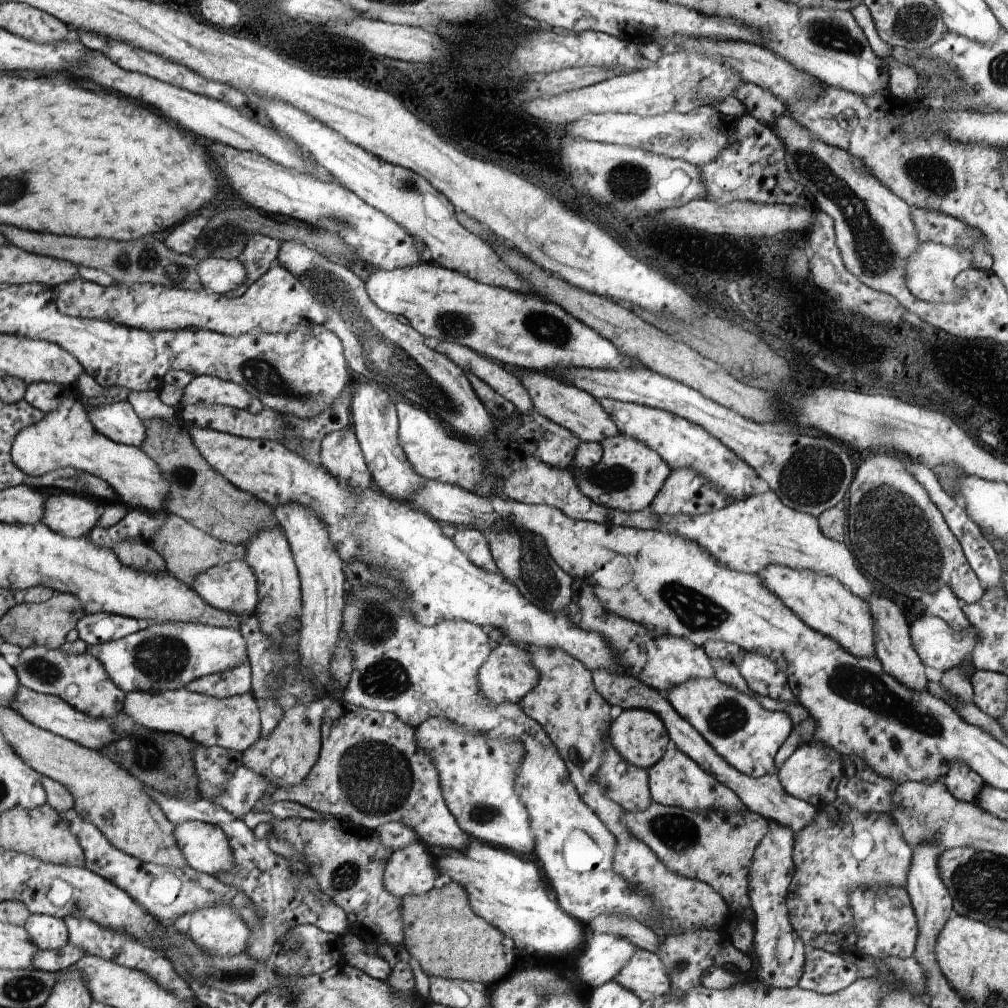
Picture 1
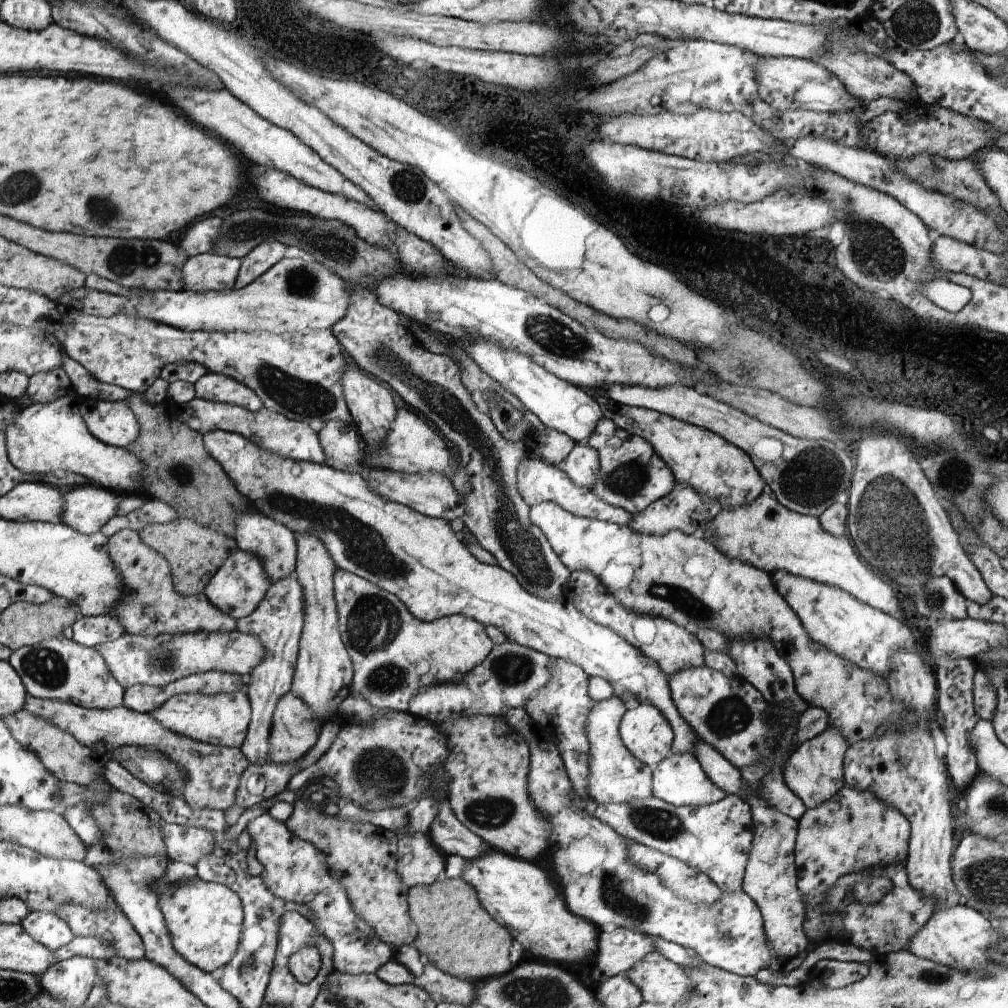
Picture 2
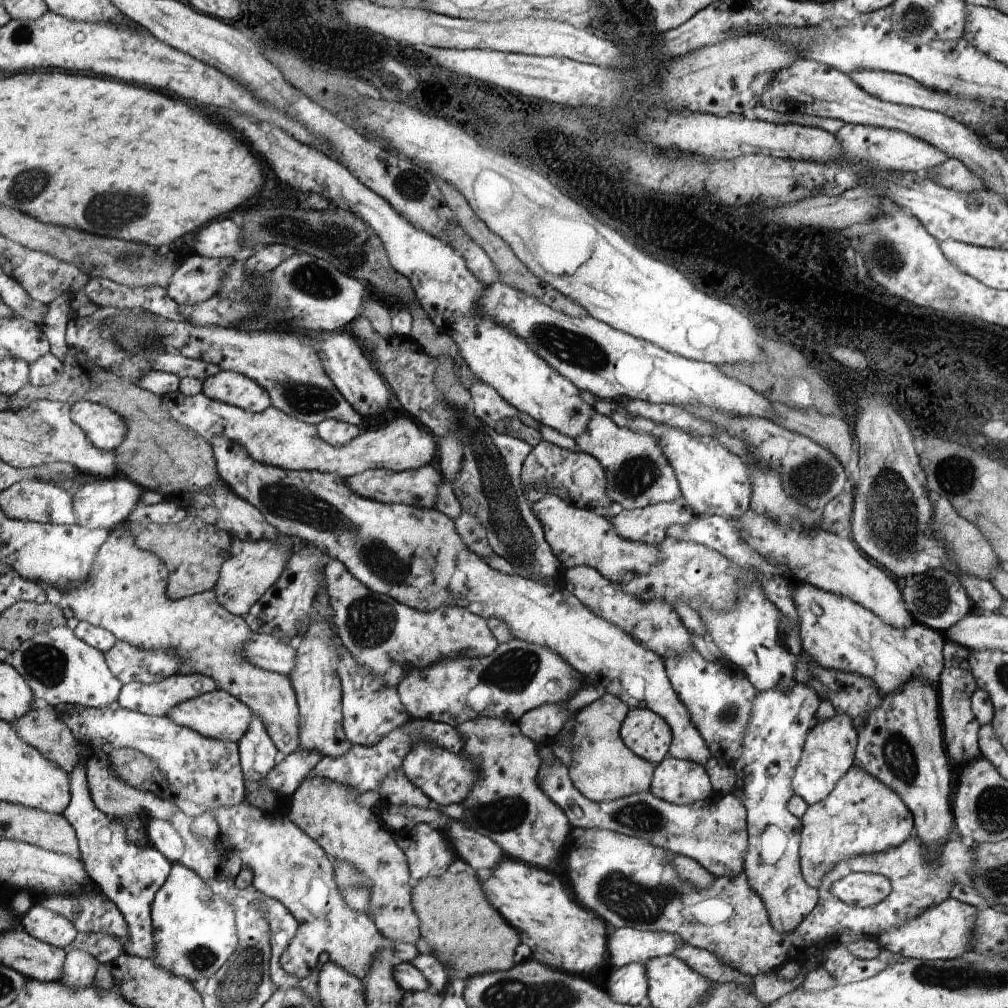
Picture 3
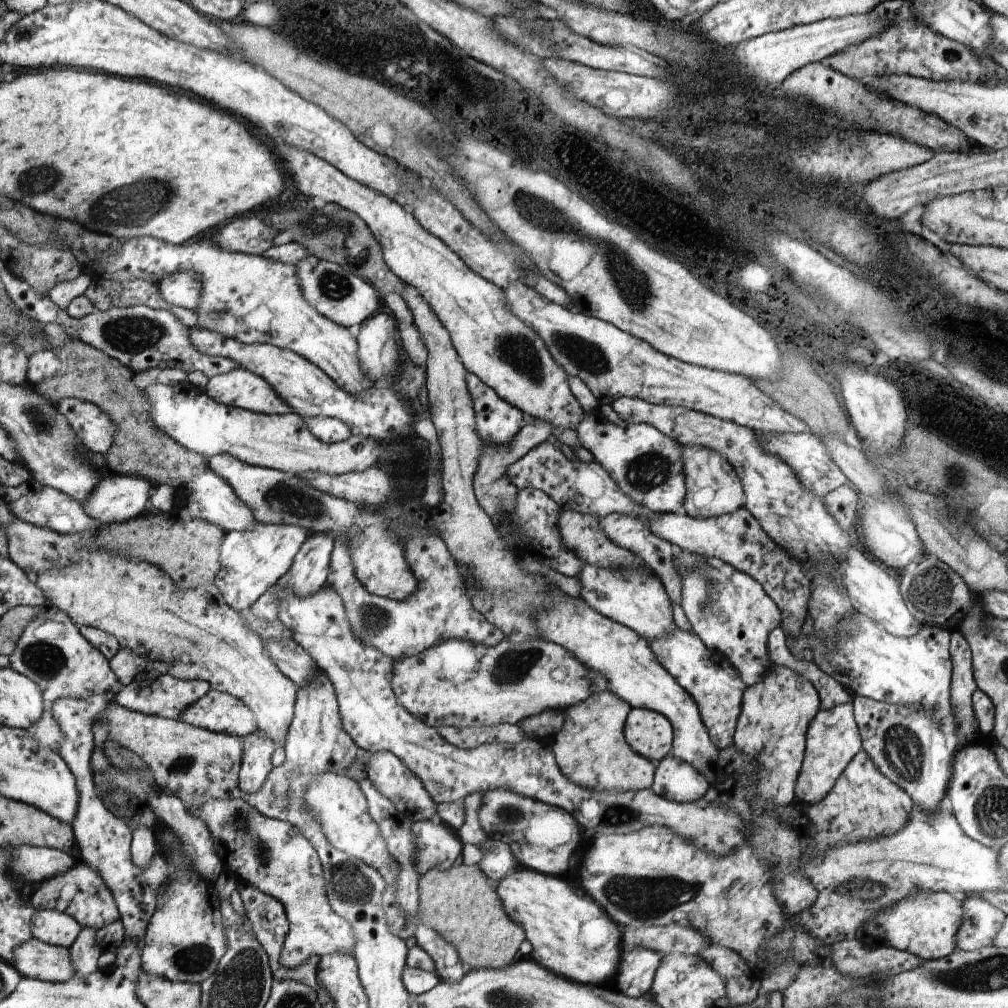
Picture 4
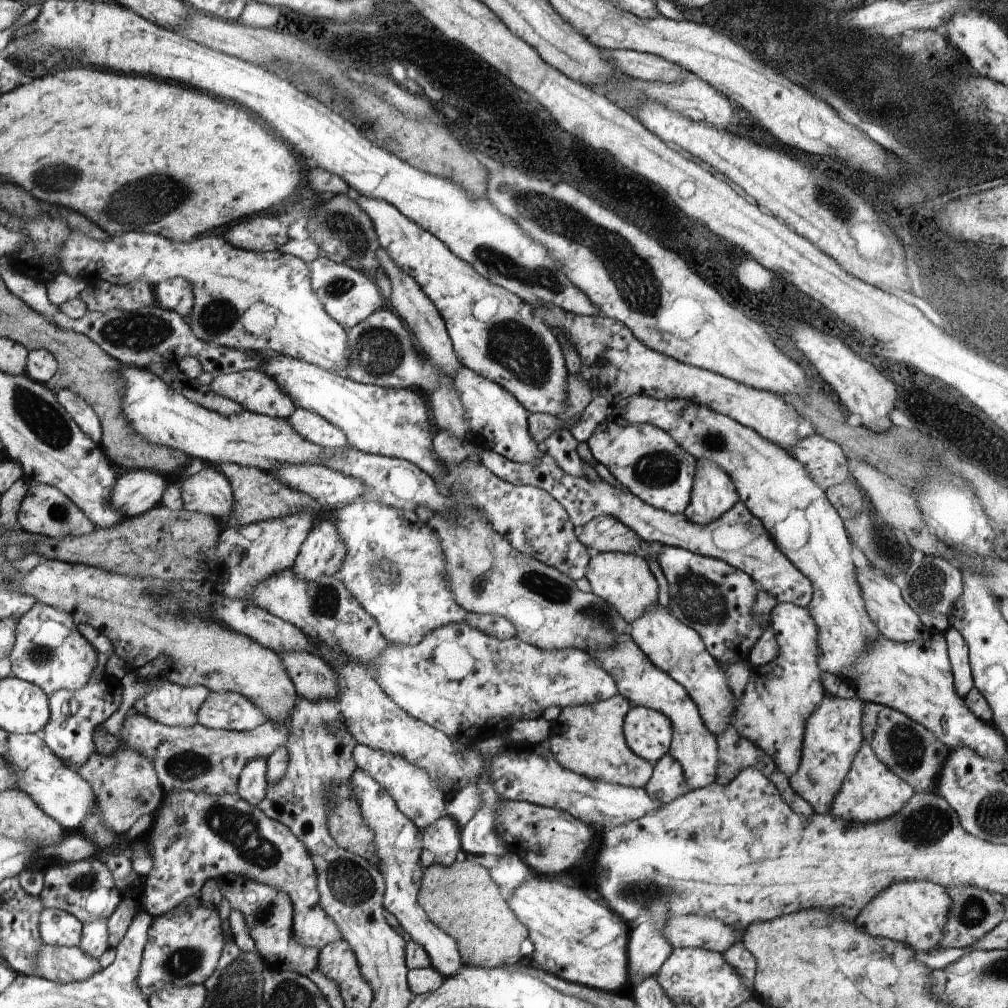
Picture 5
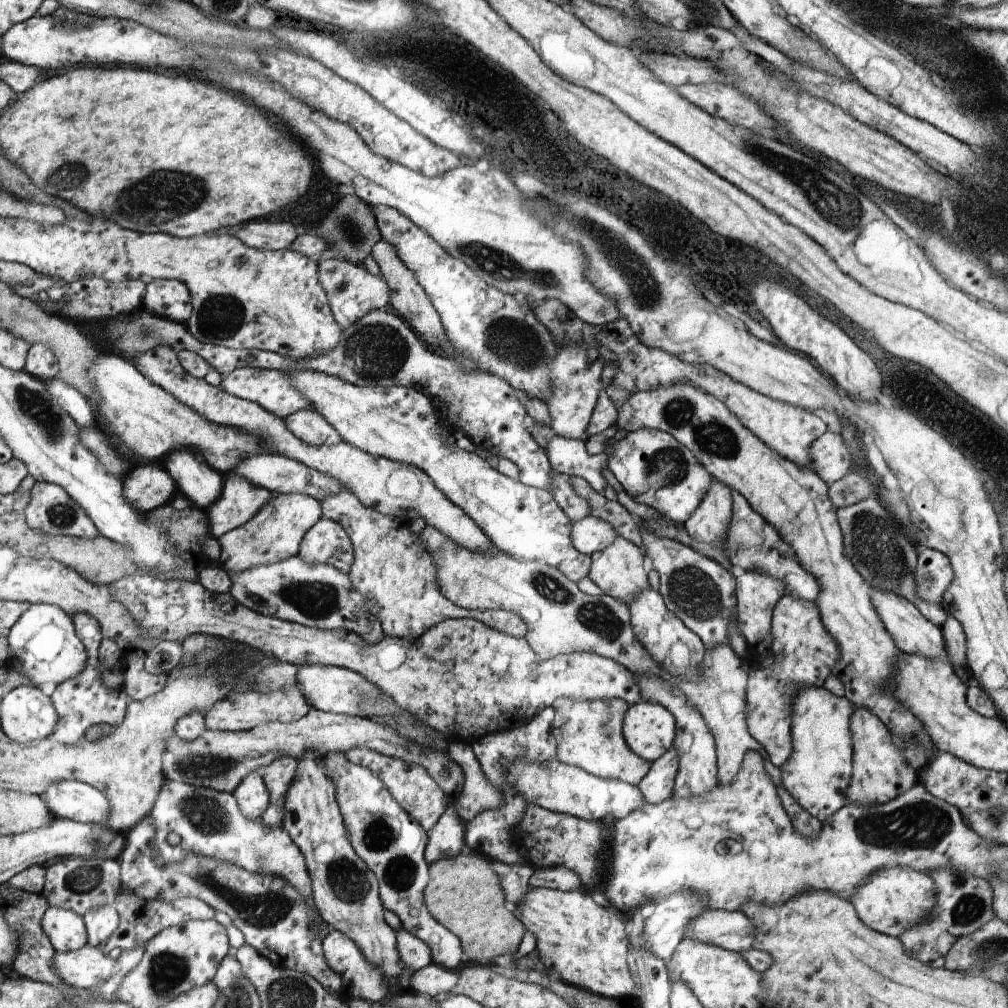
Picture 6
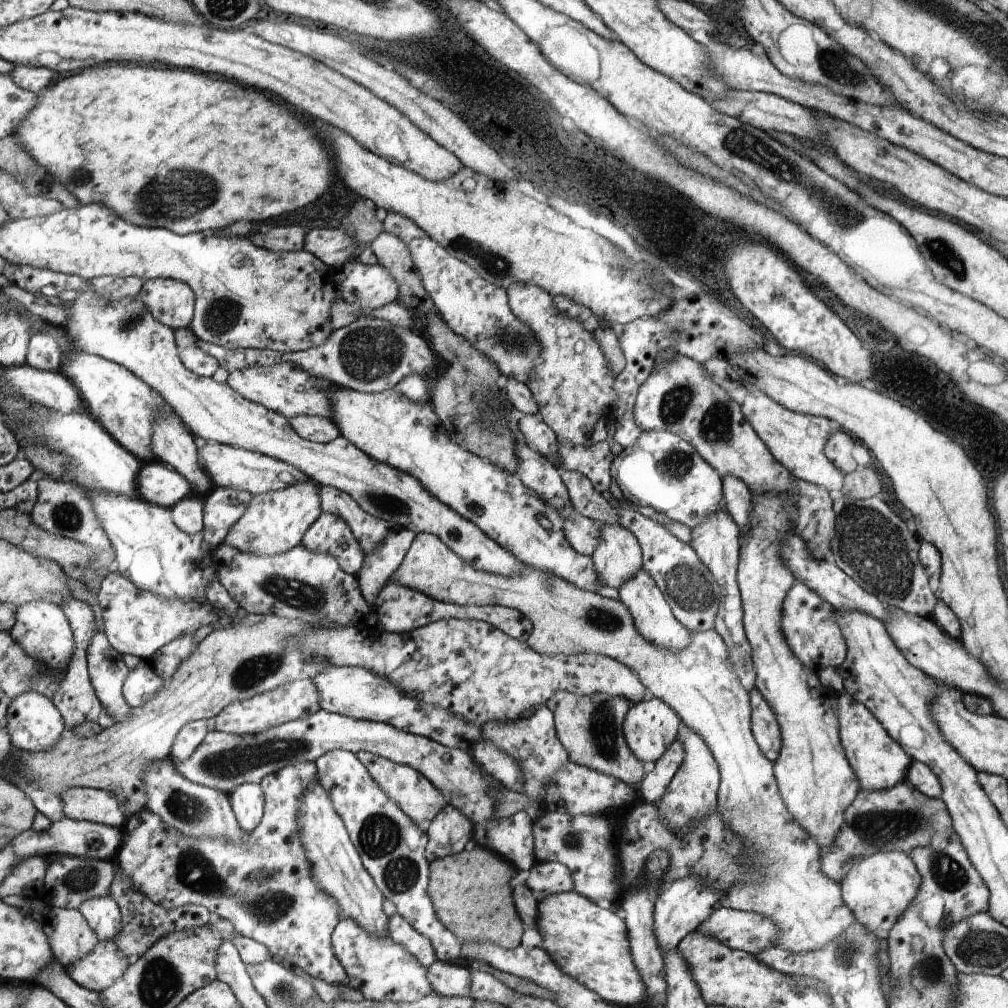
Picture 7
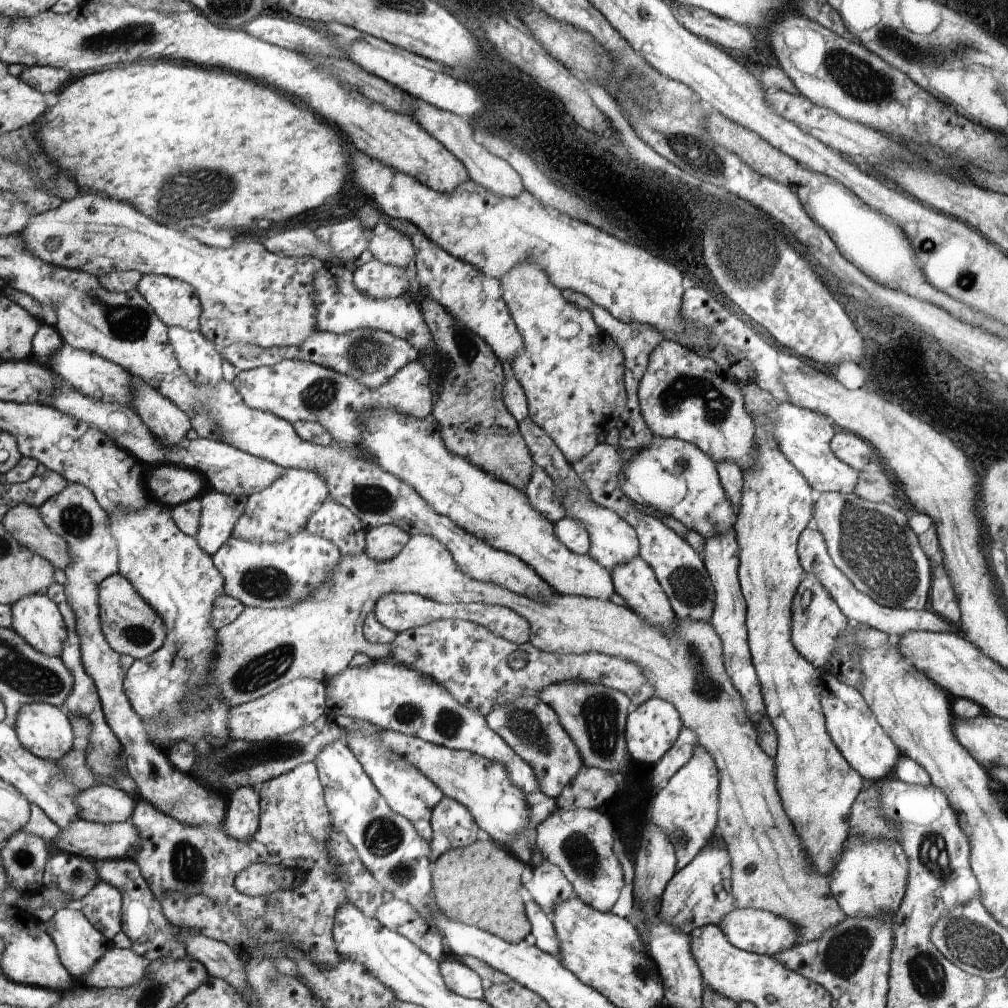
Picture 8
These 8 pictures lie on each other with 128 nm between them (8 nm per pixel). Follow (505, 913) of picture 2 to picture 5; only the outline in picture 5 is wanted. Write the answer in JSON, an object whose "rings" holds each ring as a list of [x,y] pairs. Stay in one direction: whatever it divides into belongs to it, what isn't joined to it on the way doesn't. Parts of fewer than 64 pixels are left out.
{"rings":[[[529,878],[513,890],[513,894],[509,896],[509,908],[513,908],[513,914],[528,927],[529,940],[534,948],[531,956],[537,969],[567,982],[603,992],[619,992],[619,988],[627,982],[628,960],[625,958],[628,958],[628,952],[625,952],[625,948],[628,948],[628,940],[625,922],[621,922],[620,915],[573,888],[573,883],[565,886],[559,879]]]}

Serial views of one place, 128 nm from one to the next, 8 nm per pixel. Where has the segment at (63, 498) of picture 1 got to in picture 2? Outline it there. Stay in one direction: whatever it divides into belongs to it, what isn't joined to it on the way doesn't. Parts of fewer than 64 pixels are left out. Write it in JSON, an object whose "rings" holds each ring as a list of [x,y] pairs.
{"rings":[[[99,485],[71,487],[65,492],[65,512],[61,512],[61,524],[81,534],[96,533],[101,526],[115,517],[122,495]]]}

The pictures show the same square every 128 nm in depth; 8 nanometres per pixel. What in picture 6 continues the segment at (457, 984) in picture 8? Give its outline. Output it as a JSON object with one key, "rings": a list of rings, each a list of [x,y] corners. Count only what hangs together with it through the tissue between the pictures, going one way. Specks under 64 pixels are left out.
{"rings":[[[432,963],[413,972],[410,977],[413,991],[427,998],[444,997],[457,985],[457,982],[457,970],[446,970]]]}

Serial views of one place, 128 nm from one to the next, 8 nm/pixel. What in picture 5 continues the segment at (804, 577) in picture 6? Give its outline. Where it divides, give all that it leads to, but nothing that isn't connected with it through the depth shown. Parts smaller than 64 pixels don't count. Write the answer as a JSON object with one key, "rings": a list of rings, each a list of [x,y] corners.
{"rings":[[[542,450],[542,458],[537,465],[509,461],[492,451],[479,451],[478,461],[503,482],[514,485],[531,485],[546,490],[561,506],[568,511],[572,525],[578,529],[592,518],[601,515],[613,516],[620,519],[625,526],[645,542],[660,543],[670,547],[679,547],[693,554],[704,554],[706,557],[721,559],[729,566],[744,571],[753,581],[759,584],[763,592],[775,598],[776,604],[795,604],[805,608],[811,598],[812,588],[808,578],[797,570],[786,555],[780,551],[776,541],[765,530],[760,519],[752,515],[744,502],[740,500],[721,517],[713,520],[709,526],[699,527],[689,522],[684,513],[669,514],[641,502],[629,491],[622,491],[604,480],[591,481],[586,476],[571,476],[565,474],[556,463]]]}

